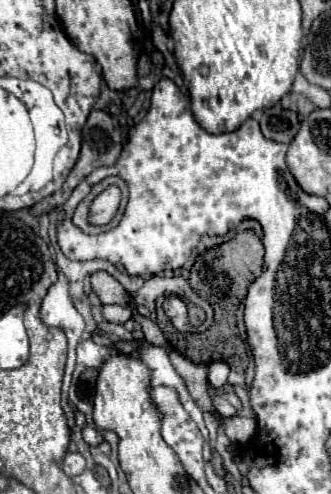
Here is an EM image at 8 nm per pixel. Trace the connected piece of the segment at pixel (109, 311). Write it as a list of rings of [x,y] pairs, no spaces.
[[[104,305],[102,307],[102,313],[104,313],[104,317],[106,317],[106,321],[110,321],[110,323],[126,323],[132,315],[130,315],[130,311],[126,309],[126,307],[122,307],[122,305]]]

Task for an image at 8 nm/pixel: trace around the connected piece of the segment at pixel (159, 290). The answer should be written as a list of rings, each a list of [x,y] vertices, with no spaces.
[[[150,277],[150,279],[140,287],[140,291],[138,291],[138,295],[132,299],[132,303],[134,303],[134,305],[144,305],[144,307],[148,307],[150,311],[154,311],[154,309],[156,309],[156,299],[158,299],[160,295],[176,295],[176,297],[182,297],[182,299],[186,299],[186,301],[196,303],[198,307],[202,307],[202,309],[206,311],[206,321],[204,321],[198,329],[194,329],[194,331],[206,331],[206,329],[212,325],[212,307],[210,307],[210,303],[204,301],[204,299],[200,299],[200,297],[192,291],[190,283],[188,283],[184,277]]]

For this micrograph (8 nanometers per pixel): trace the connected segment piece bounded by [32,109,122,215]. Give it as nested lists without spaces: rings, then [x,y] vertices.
[[[92,109],[92,113],[88,115],[86,125],[84,125],[84,129],[82,129],[82,151],[80,151],[78,163],[76,163],[74,169],[70,171],[70,175],[68,175],[64,187],[62,187],[58,193],[46,197],[42,203],[34,205],[34,207],[32,207],[32,213],[34,213],[34,215],[42,215],[42,213],[48,213],[48,209],[54,209],[54,207],[62,205],[62,201],[66,201],[66,199],[70,197],[70,193],[82,183],[82,179],[88,177],[94,169],[98,169],[98,167],[102,167],[102,165],[114,165],[116,159],[118,159],[118,155],[120,155],[120,149],[122,149],[122,135],[120,135],[120,125],[118,125],[118,121],[116,121],[110,113],[106,113],[106,111]]]

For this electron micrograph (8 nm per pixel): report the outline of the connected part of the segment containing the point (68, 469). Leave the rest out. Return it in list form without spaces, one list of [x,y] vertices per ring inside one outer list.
[[[68,453],[64,457],[64,463],[62,463],[62,471],[68,475],[68,477],[76,477],[80,475],[82,471],[86,469],[86,461],[80,453]]]

